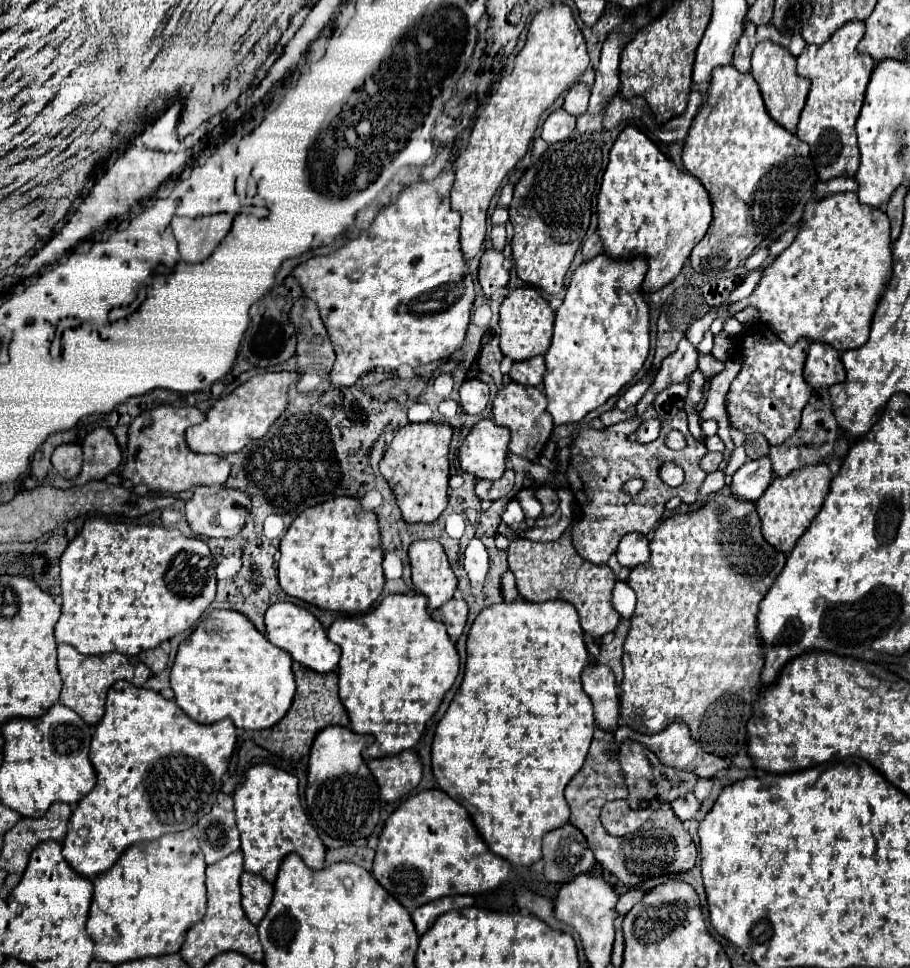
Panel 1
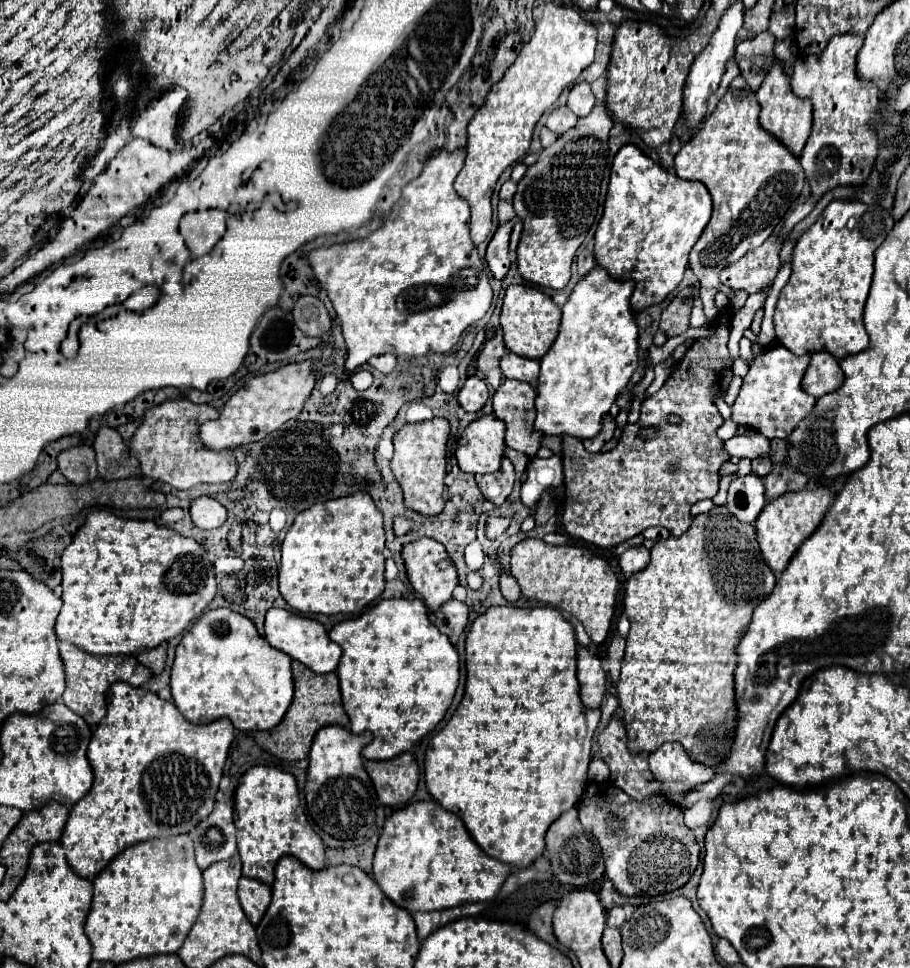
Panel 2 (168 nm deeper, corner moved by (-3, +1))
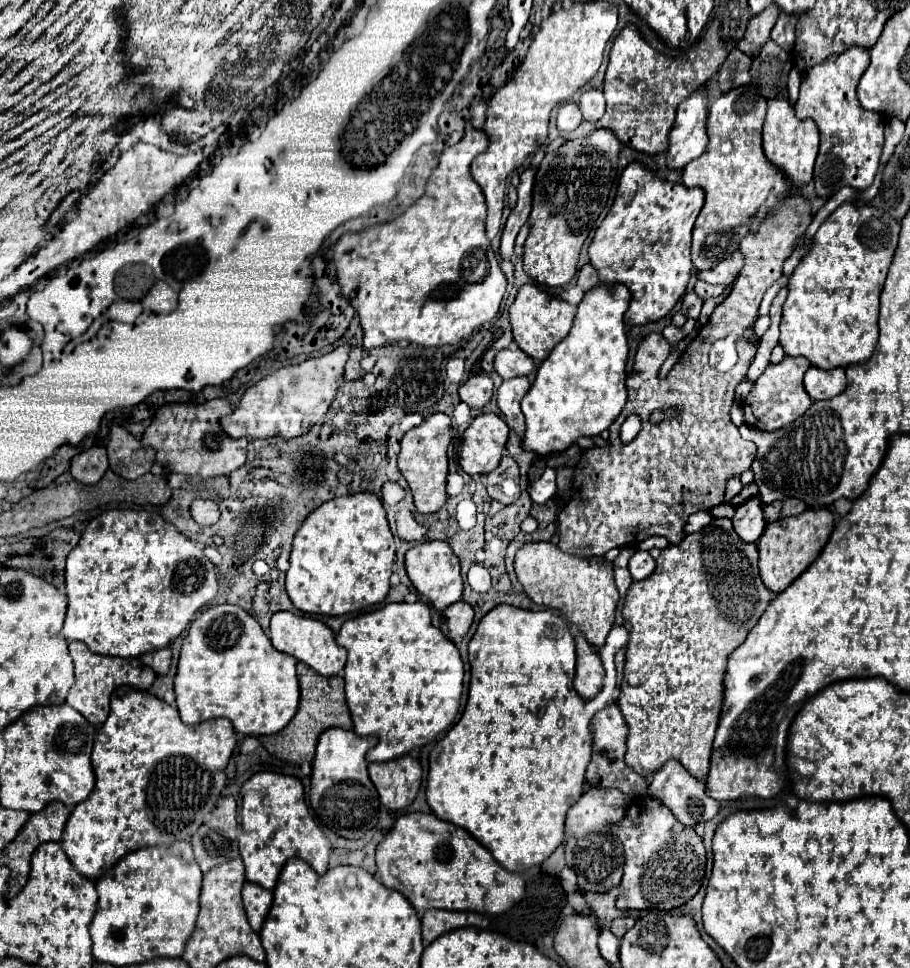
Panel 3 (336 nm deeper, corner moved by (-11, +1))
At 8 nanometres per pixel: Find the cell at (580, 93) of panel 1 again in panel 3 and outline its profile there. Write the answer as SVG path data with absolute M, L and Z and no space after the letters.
M589 88L581 94L579 108L583 114L583 120L587 122L597 122L605 114L605 98L603 92L597 88Z

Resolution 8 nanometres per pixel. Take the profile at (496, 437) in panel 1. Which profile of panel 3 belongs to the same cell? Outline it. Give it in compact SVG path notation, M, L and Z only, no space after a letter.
M479 414L463 434L459 466L465 474L489 474L499 466L509 426L499 414Z

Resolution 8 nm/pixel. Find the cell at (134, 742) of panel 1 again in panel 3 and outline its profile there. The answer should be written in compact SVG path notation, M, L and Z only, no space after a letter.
M121 686L111 694L111 712L101 726L93 744L91 762L95 770L93 792L71 812L61 848L69 856L79 874L89 880L101 878L119 858L143 846L161 846L175 840L191 840L195 830L215 808L225 786L225 768L237 744L235 730L227 718L207 720L195 726L181 722L177 708L129 686Z

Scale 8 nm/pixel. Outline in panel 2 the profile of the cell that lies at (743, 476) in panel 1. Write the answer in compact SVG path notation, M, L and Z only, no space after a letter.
M747 474L731 482L729 496L727 496L727 508L741 522L755 522L765 502L767 500L765 500L761 476Z

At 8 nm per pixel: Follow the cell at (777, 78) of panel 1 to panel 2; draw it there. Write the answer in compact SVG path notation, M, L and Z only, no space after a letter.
M775 60L773 66L769 68L769 72L763 78L763 84L757 90L757 100L761 104L761 126L763 130L771 130L773 136L777 136L795 156L801 154L809 134L811 134L811 102L807 102L807 98L799 98L789 84L789 76L783 70L781 62Z

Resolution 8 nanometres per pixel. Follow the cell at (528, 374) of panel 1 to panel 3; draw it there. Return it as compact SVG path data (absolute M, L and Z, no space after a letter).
M505 348L501 350L497 356L495 356L495 372L503 378L503 380L509 380L509 378L515 378L515 376L527 376L535 364L533 364L533 358L529 358L523 350L511 350L511 348Z

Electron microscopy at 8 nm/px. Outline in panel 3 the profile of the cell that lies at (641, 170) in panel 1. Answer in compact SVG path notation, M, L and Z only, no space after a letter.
M633 162L623 170L615 202L605 216L605 220L595 230L595 236L589 244L589 262L597 270L601 284L615 286L623 284L631 292L631 302L625 312L625 322L631 326L641 326L665 318L679 298L685 294L689 278L693 274L691 264L691 230L699 210L703 206L703 190L685 188L683 184L673 184L659 180L651 170Z

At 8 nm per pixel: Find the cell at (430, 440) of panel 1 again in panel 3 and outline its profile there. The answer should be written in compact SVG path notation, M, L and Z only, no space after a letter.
M433 414L427 420L423 420L419 426L411 428L403 440L401 440L401 452L399 452L399 472L407 480L415 508L423 514L437 512L445 502L447 502L447 446L451 442L453 434L453 424L447 414Z

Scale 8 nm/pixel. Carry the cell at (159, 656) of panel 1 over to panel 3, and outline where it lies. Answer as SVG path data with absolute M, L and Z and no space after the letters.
M161 648L161 650L153 650L141 656L141 662L151 666L157 674L167 674L169 664L171 664L171 650L169 648Z

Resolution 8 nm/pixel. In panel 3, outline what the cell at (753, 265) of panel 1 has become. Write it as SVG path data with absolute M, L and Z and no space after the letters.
M855 46L839 56L827 58L827 62L819 66L813 66L813 70L803 74L801 78L795 116L799 120L815 120L821 134L821 146L813 172L817 196L829 198L843 186L865 190L873 184L873 178L877 174L883 148L883 120L877 112L863 110L855 94L857 82L867 66L869 52Z

